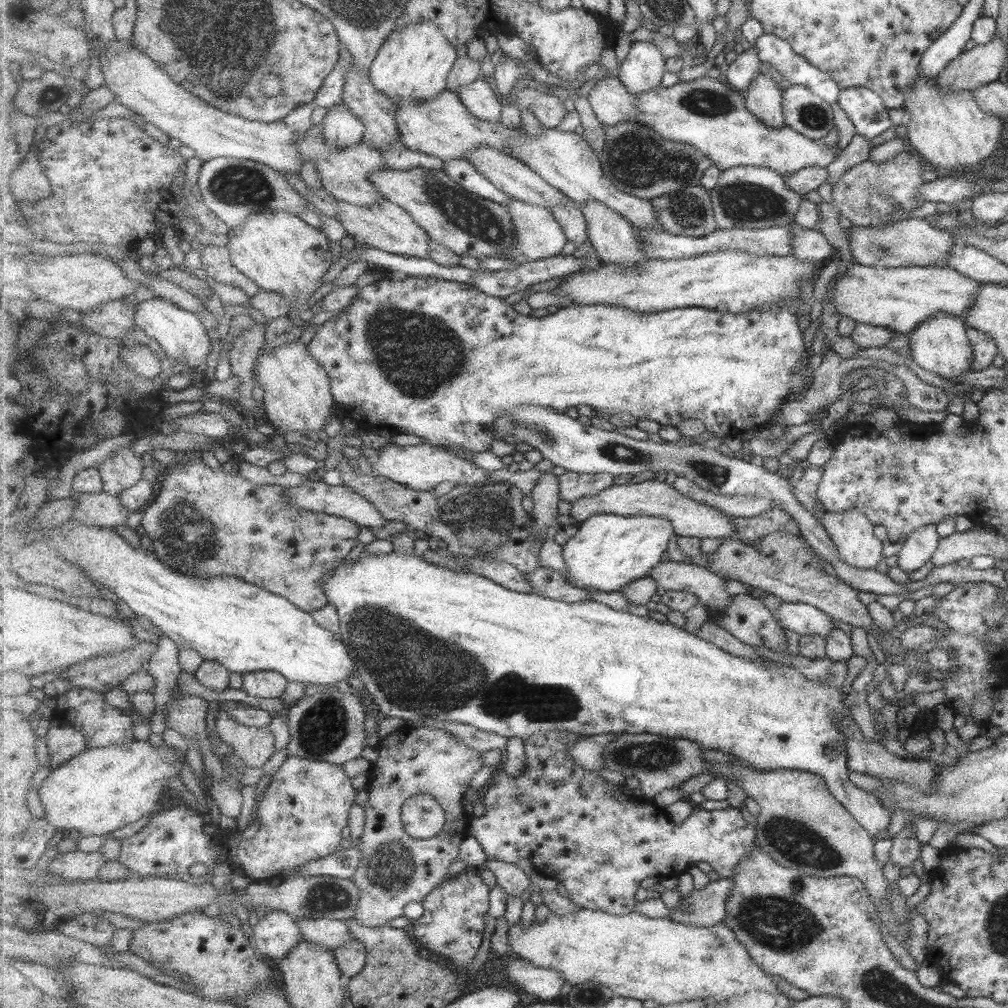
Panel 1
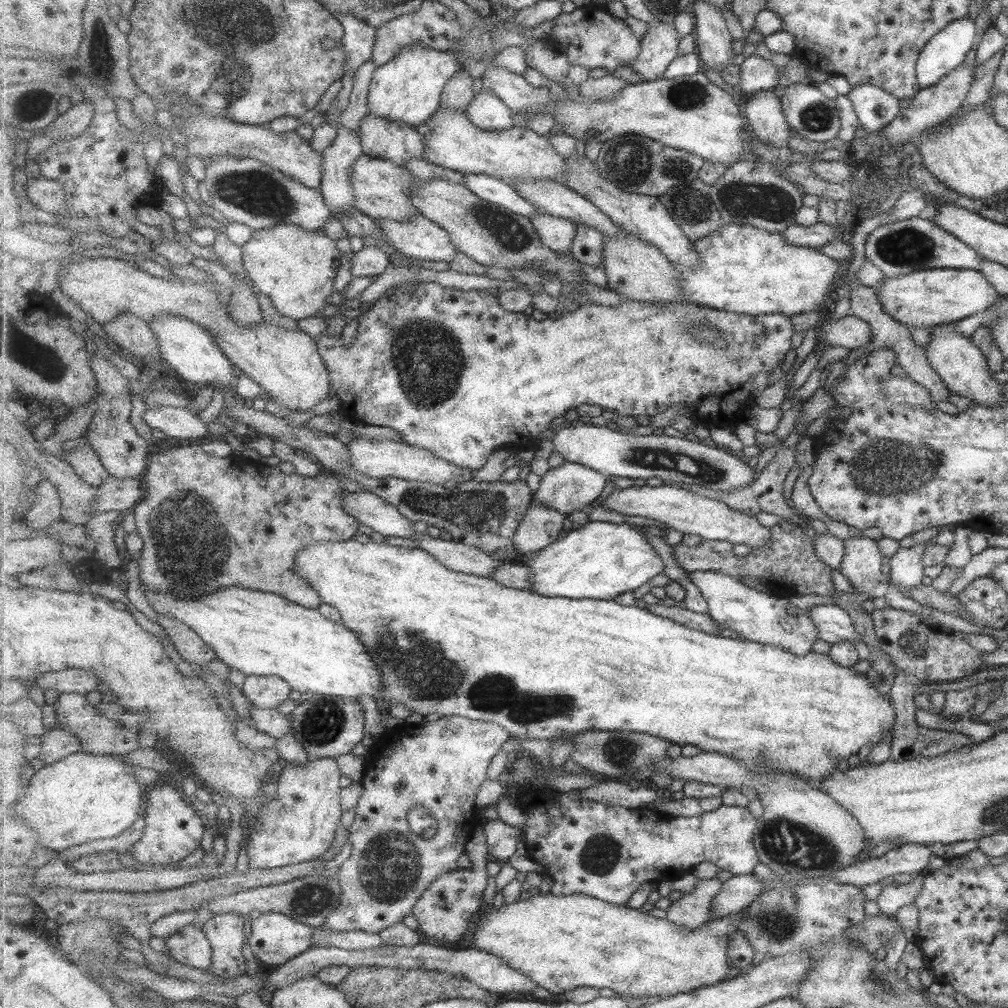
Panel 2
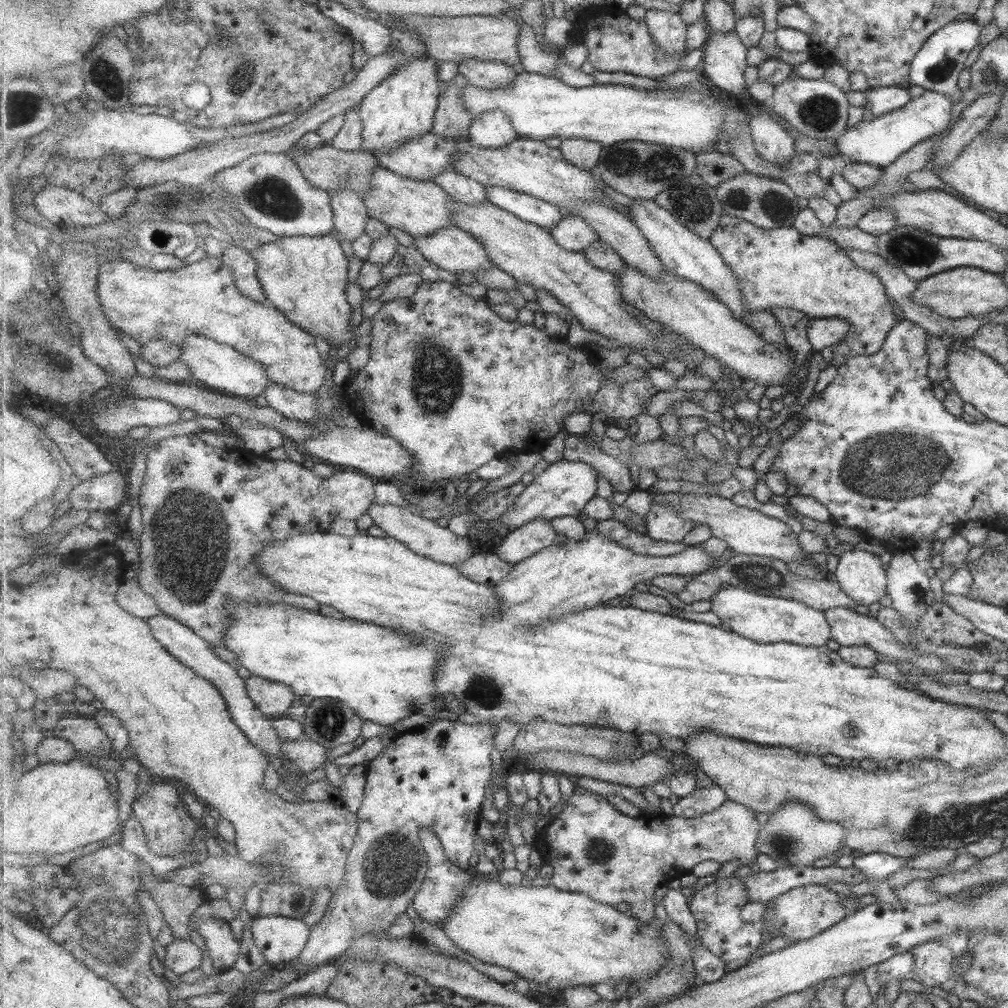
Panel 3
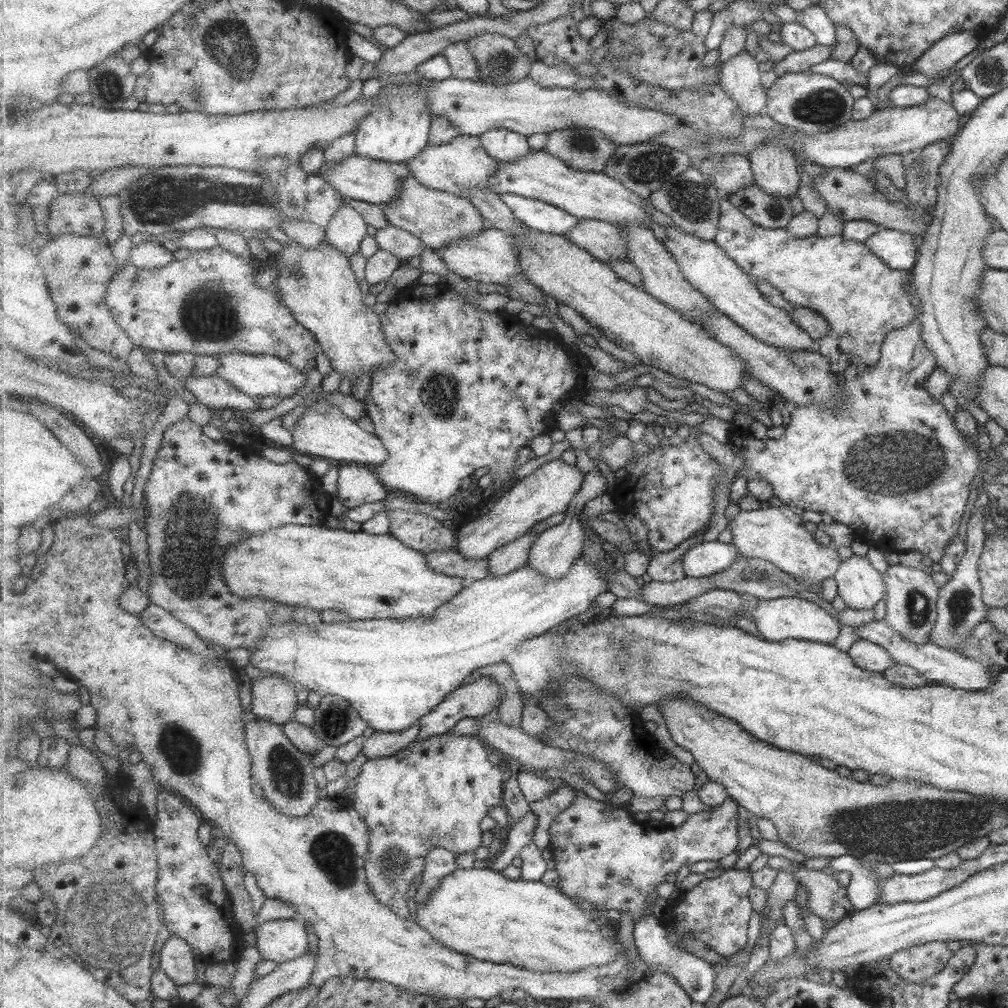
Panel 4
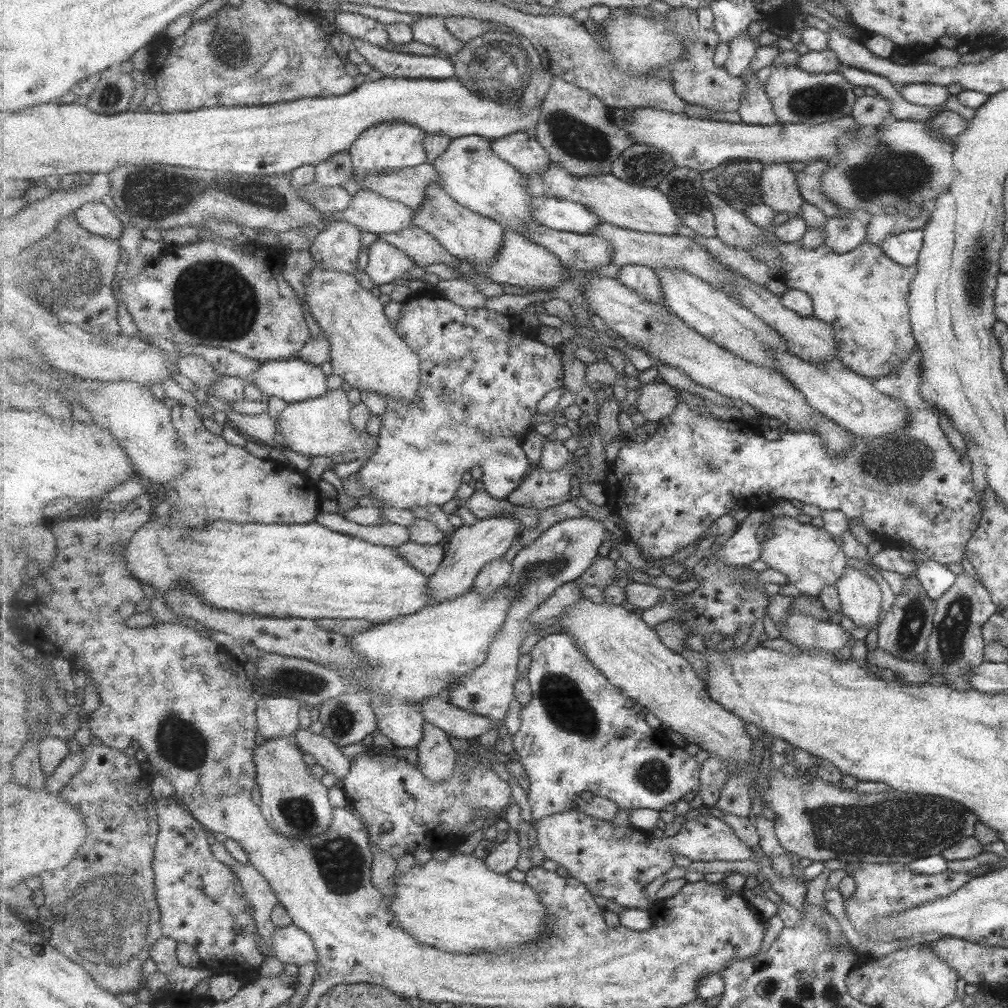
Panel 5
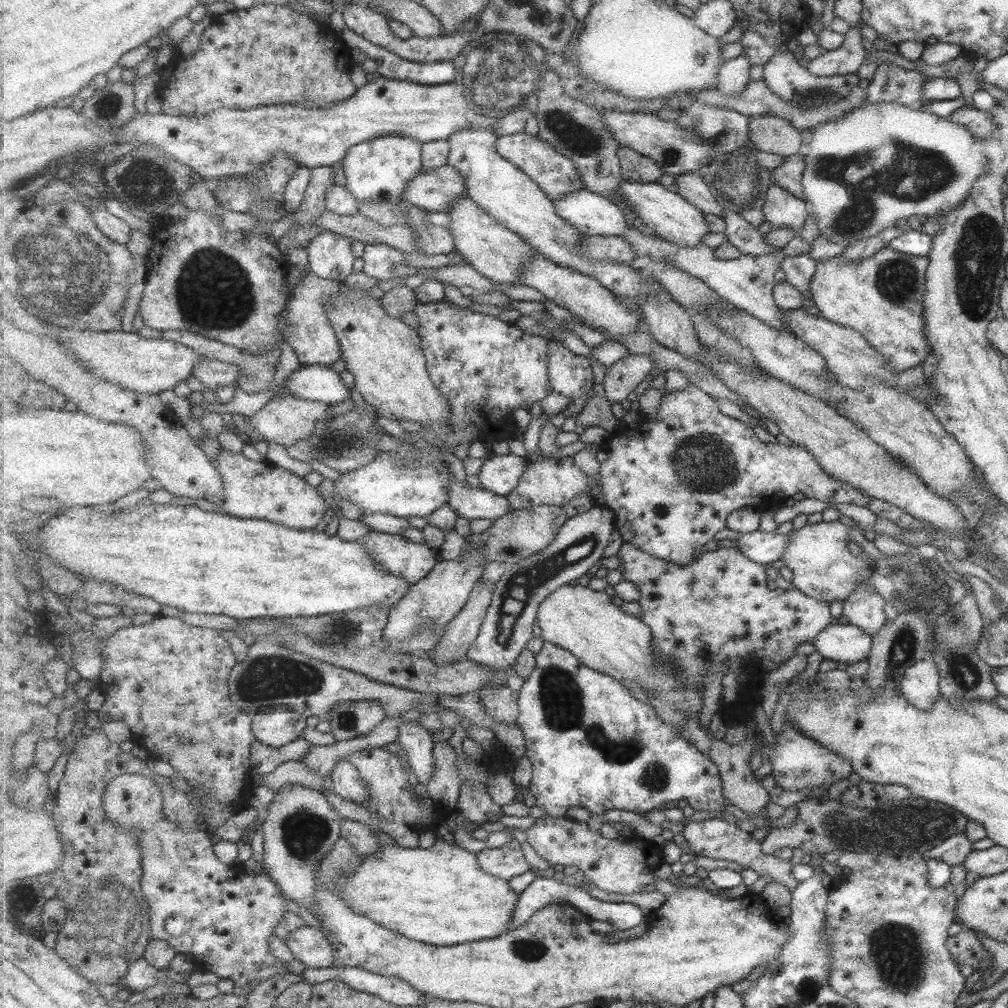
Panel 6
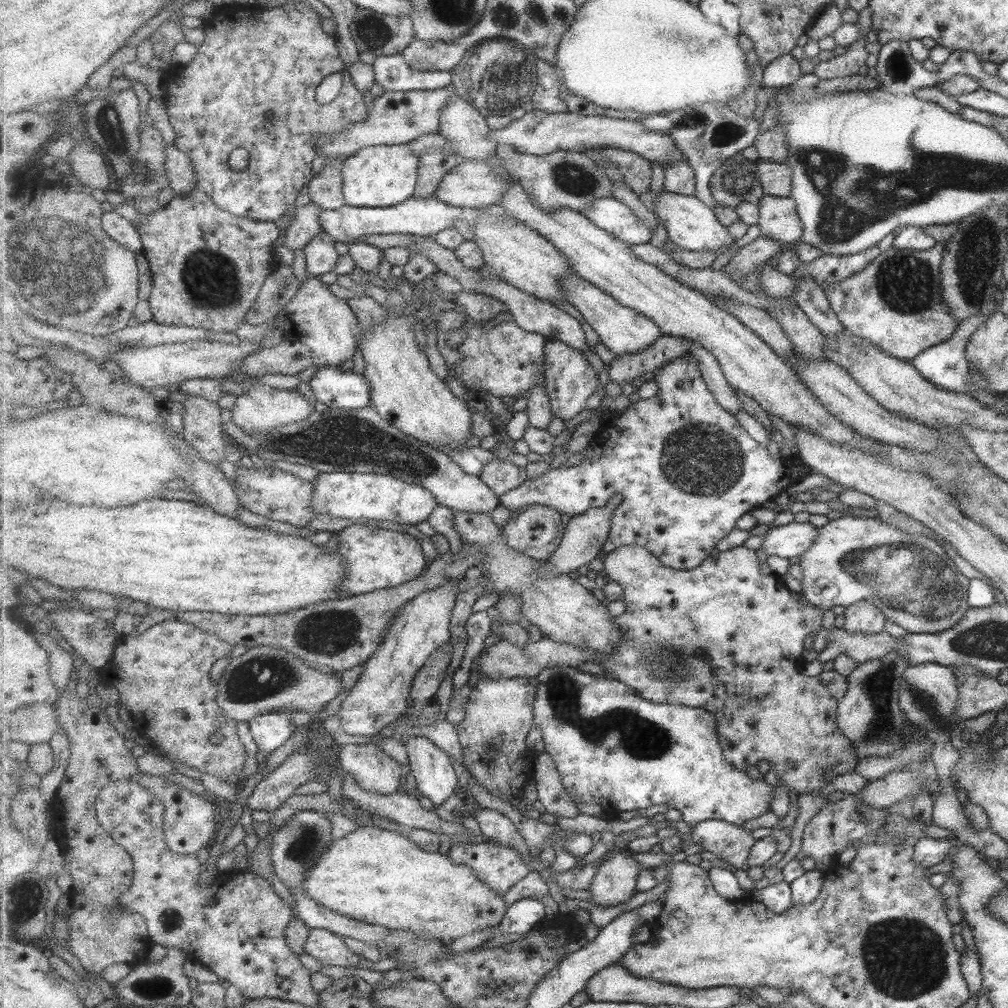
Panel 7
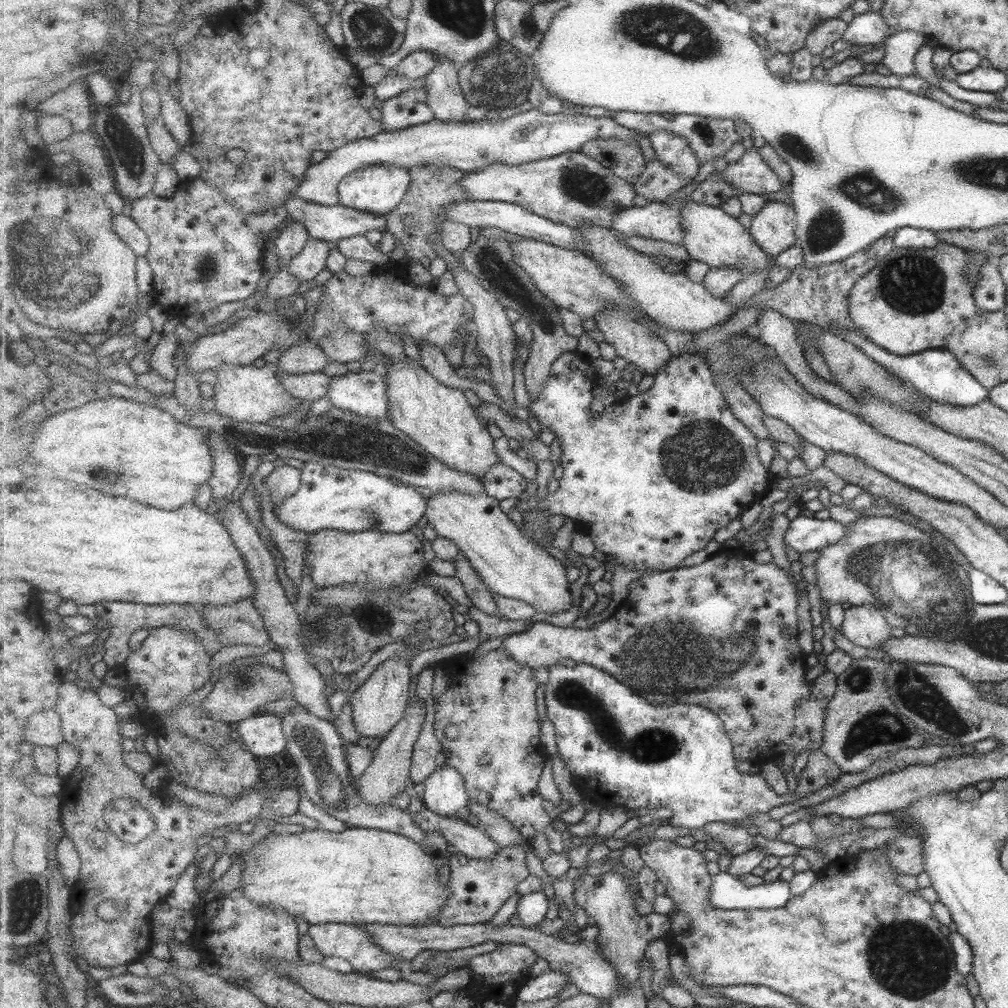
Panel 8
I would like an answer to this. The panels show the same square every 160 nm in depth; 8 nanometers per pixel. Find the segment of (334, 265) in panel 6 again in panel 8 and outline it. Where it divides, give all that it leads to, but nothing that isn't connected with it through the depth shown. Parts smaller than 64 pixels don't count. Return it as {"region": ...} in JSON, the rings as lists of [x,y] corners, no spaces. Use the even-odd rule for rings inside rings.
{"region":[[[311,237],[303,252],[290,260],[289,273],[294,274],[299,283],[317,278],[319,272],[327,269],[329,252],[331,244]]]}

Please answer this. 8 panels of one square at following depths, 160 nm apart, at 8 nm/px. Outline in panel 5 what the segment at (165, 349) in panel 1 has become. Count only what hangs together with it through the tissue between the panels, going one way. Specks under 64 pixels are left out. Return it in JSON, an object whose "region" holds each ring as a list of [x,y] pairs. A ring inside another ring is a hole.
{"region":[[[299,358],[271,360],[253,374],[254,383],[265,396],[286,400],[288,404],[319,398],[329,392],[320,366]]]}

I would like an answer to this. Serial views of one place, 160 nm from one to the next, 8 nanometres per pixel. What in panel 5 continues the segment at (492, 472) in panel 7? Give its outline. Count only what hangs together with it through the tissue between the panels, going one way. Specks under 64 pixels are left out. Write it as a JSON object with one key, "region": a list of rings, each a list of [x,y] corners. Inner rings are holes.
{"region":[[[433,293],[431,294],[417,294],[414,295],[408,302],[405,302],[402,304],[402,307],[400,309],[400,319],[398,320],[398,324],[396,325],[397,331],[399,334],[403,336],[403,339],[407,340],[407,344],[409,344],[409,347],[415,351],[415,354],[419,355],[419,361],[421,361],[421,368],[422,368],[422,382],[421,386],[419,386],[419,392],[418,397],[415,399],[415,402],[401,402],[401,399],[395,398],[395,397],[387,397],[385,398],[387,407],[385,413],[382,415],[382,427],[380,428],[378,432],[378,439],[380,442],[378,450],[376,450],[371,457],[367,460],[367,462],[357,471],[357,478],[359,478],[359,483],[362,484],[363,488],[367,488],[369,492],[371,492],[371,497],[375,499],[380,499],[383,502],[383,507],[395,507],[400,509],[409,509],[413,508],[413,506],[431,506],[433,504],[443,508],[444,505],[446,505],[448,502],[451,502],[455,500],[455,494],[459,492],[459,488],[461,488],[461,484],[463,484],[463,476],[467,474],[467,472],[471,472],[471,468],[475,468],[475,466],[483,466],[482,474],[483,474],[483,482],[487,484],[486,492],[488,494],[491,494],[493,498],[497,498],[499,500],[506,499],[507,497],[510,497],[511,494],[514,494],[519,487],[522,486],[524,480],[527,478],[527,474],[529,474],[531,471],[527,470],[529,466],[533,466],[532,464],[529,464],[529,460],[527,460],[527,456],[525,456],[525,452],[523,452],[523,440],[525,440],[525,436],[529,434],[529,432],[534,431],[534,425],[533,425],[533,416],[535,414],[537,415],[537,404],[547,396],[547,392],[551,392],[551,390],[555,390],[556,388],[562,388],[564,387],[564,379],[565,379],[565,366],[563,366],[563,360],[561,360],[561,356],[557,354],[557,349],[554,347],[549,347],[545,343],[541,343],[539,340],[535,340],[535,338],[527,338],[527,334],[525,334],[525,330],[521,328],[521,322],[517,322],[515,318],[509,318],[509,315],[504,315],[498,312],[495,312],[491,309],[483,308],[463,308],[462,306],[456,305],[454,302],[451,302],[451,300],[447,300],[441,296],[436,296]]]}

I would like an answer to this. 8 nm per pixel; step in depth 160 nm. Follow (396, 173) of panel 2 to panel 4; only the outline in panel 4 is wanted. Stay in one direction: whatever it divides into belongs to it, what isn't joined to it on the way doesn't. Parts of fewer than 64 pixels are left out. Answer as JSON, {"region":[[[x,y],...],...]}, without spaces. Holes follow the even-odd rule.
{"region":[[[413,175],[402,180],[402,193],[396,201],[382,203],[380,207],[390,225],[414,234],[433,250],[485,229],[485,218],[469,198],[423,186]]]}

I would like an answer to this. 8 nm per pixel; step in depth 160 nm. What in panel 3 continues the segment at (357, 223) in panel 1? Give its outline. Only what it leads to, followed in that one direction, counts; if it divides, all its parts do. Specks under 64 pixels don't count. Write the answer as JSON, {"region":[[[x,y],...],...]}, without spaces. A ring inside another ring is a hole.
{"region":[[[456,225],[429,236],[413,237],[412,246],[429,262],[452,273],[466,270],[475,274],[494,266],[482,242]]]}

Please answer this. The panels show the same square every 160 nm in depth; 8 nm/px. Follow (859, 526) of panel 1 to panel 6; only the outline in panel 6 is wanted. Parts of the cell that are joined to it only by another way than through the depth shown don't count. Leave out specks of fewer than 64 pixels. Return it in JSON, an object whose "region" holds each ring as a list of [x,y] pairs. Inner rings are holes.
{"region":[[[863,585],[855,586],[857,589],[843,600],[842,615],[847,618],[847,624],[859,628],[863,633],[874,635],[882,629],[883,598],[873,588]]]}

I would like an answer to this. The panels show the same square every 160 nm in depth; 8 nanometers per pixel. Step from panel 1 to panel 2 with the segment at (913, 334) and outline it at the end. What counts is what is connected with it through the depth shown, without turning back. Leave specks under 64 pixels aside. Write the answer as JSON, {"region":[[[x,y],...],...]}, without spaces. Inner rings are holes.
{"region":[[[949,324],[935,325],[930,328],[929,342],[923,349],[925,359],[929,367],[943,382],[943,385],[950,393],[968,398],[972,403],[985,406],[987,408],[1001,408],[1001,396],[999,396],[999,386],[989,378],[990,366],[986,356],[983,356],[979,348],[975,347],[970,337],[966,337],[955,327]]]}

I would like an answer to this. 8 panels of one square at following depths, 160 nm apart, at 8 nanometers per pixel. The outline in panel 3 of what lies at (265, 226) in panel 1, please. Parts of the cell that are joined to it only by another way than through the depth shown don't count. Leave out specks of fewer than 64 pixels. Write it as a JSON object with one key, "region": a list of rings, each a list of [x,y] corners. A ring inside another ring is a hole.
{"region":[[[331,235],[319,237],[294,236],[279,237],[273,242],[263,243],[252,252],[257,261],[257,276],[261,281],[263,290],[272,304],[298,327],[314,336],[323,337],[331,347],[337,347],[340,352],[349,352],[354,346],[355,337],[349,333],[349,320],[351,320],[351,306],[347,302],[347,284],[349,284],[349,260],[339,244],[339,239]]]}

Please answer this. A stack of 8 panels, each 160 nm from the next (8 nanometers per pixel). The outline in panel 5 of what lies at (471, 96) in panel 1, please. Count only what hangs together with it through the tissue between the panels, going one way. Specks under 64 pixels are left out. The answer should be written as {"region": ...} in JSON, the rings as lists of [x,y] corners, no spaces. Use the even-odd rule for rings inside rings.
{"region":[[[525,132],[494,139],[493,148],[505,162],[511,163],[525,175],[542,173],[553,163],[546,148],[538,142],[538,139]]]}

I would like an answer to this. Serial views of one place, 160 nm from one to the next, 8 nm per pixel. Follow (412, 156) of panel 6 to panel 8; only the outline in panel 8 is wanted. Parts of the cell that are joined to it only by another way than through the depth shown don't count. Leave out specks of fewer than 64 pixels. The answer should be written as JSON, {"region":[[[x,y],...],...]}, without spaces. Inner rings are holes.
{"region":[[[369,165],[349,173],[339,185],[340,204],[365,212],[389,214],[401,203],[410,189],[412,174],[409,168],[397,165]]]}

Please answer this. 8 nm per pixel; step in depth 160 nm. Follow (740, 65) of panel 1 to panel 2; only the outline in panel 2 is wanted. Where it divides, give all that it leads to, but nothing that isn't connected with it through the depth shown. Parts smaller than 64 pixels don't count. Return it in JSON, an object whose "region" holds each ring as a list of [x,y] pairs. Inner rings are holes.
{"region":[[[751,55],[740,66],[739,85],[744,93],[752,95],[769,91],[778,85],[778,70],[770,60]]]}

